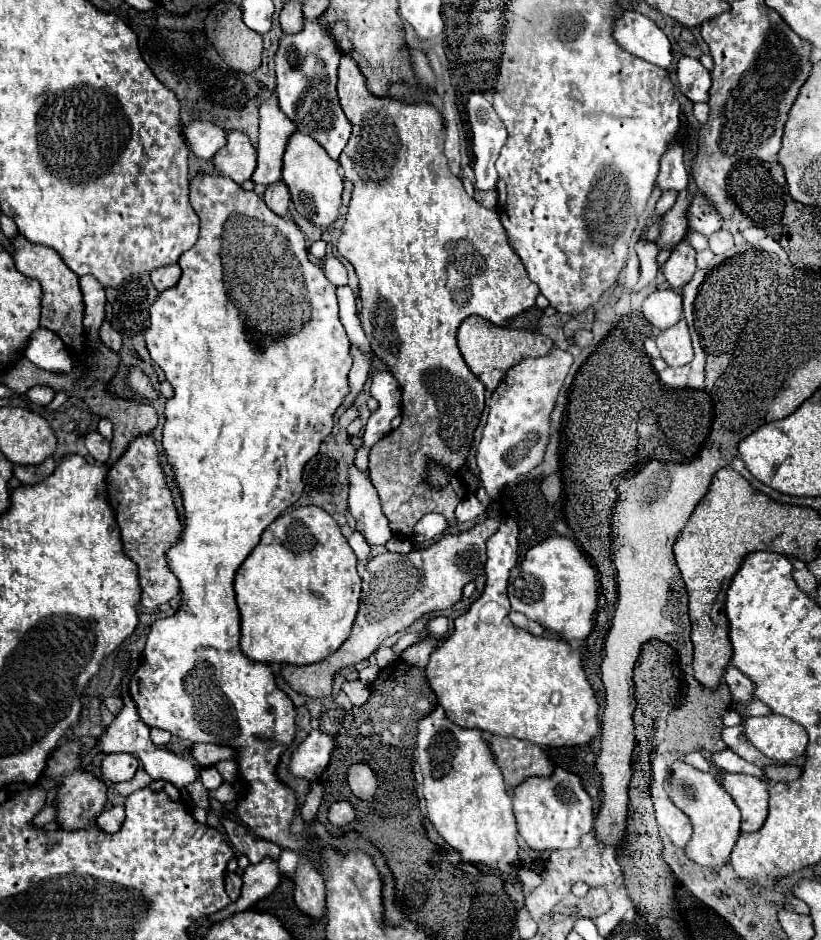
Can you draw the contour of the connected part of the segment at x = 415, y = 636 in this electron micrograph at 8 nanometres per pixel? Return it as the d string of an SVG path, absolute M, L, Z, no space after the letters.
M421 630L421 632L413 632L413 634L403 634L403 636L397 640L397 644L393 644L393 648L395 648L397 652L403 652L403 650L407 650L413 642L421 640L423 636L425 636L425 630Z

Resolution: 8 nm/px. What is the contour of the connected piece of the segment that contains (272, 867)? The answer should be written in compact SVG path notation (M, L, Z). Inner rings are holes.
M261 860L261 864L249 864L243 874L243 890L241 896L229 904L227 908L207 916L207 921L220 921L229 914L243 912L245 908L253 906L257 900L269 896L279 884L279 868L277 860Z

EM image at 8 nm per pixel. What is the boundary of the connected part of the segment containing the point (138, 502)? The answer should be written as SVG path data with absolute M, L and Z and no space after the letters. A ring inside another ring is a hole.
M151 432L129 442L125 454L109 470L107 490L109 504L117 512L123 550L139 566L139 582L143 590L141 604L149 610L155 610L159 604L169 602L179 592L179 580L169 570L165 554L179 540L183 524L179 520L171 488L165 482L161 446L155 442Z

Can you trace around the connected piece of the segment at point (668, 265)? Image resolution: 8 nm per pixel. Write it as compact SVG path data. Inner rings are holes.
M685 238L671 250L671 256L661 266L661 270L673 288L681 288L691 280L695 272L695 250Z

